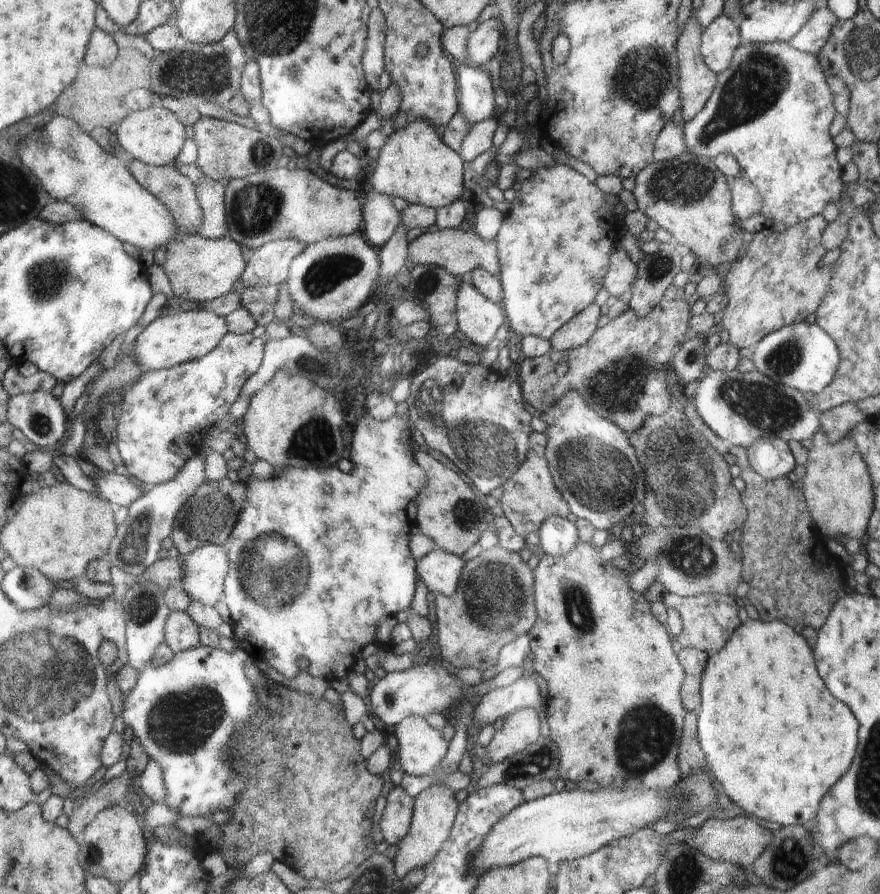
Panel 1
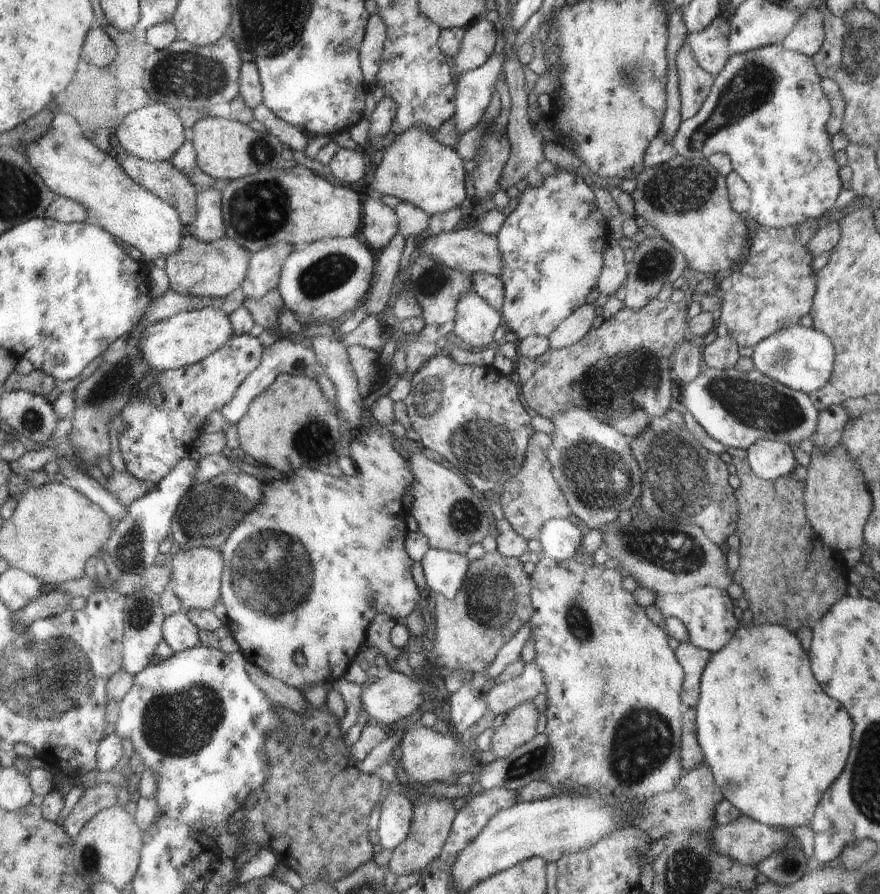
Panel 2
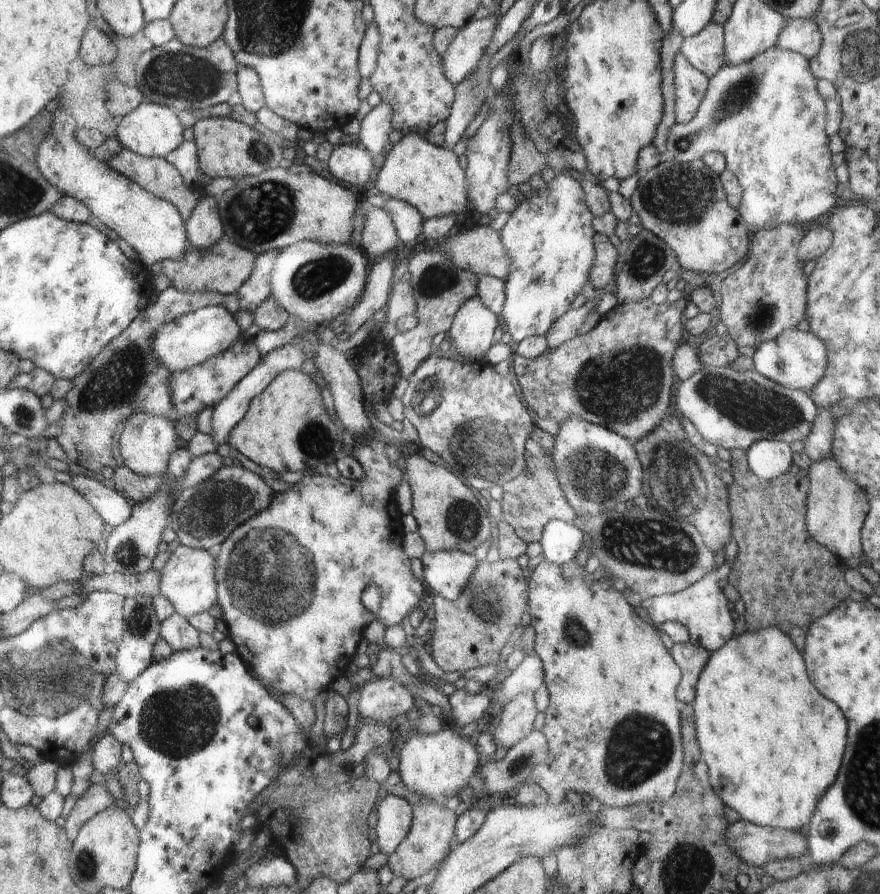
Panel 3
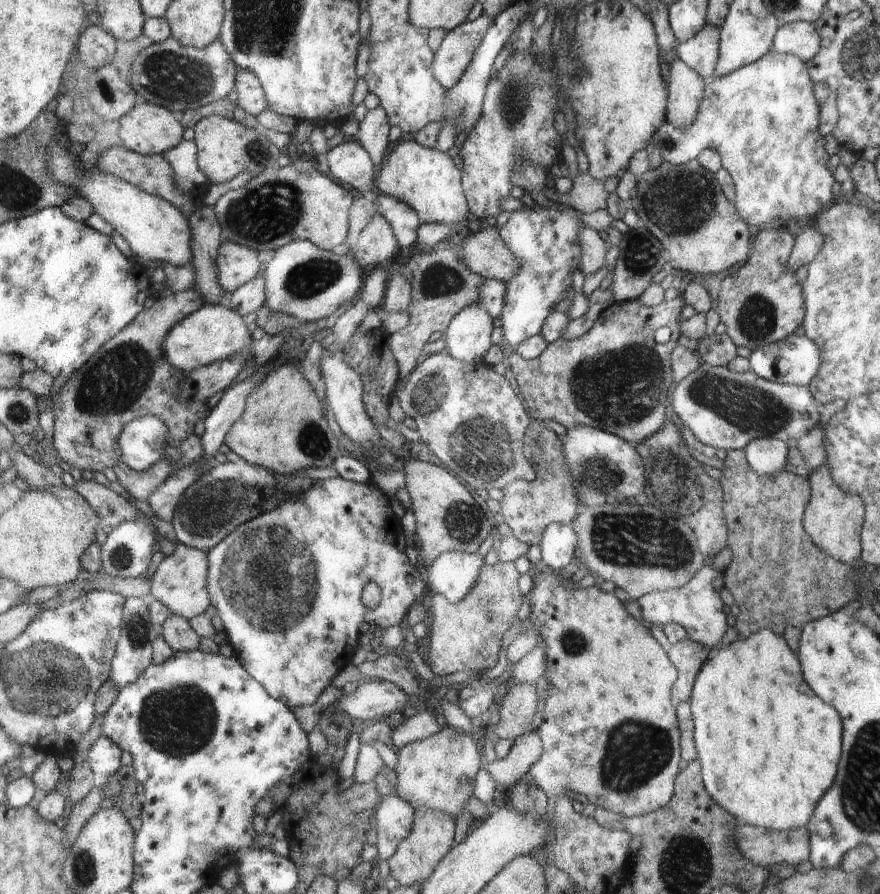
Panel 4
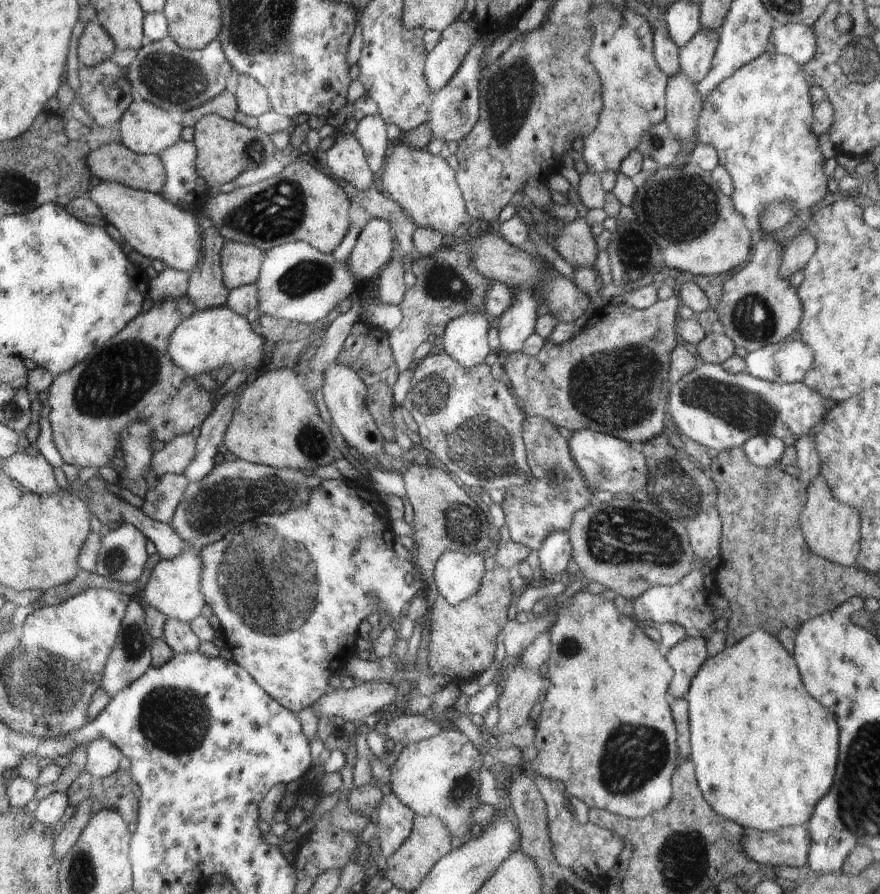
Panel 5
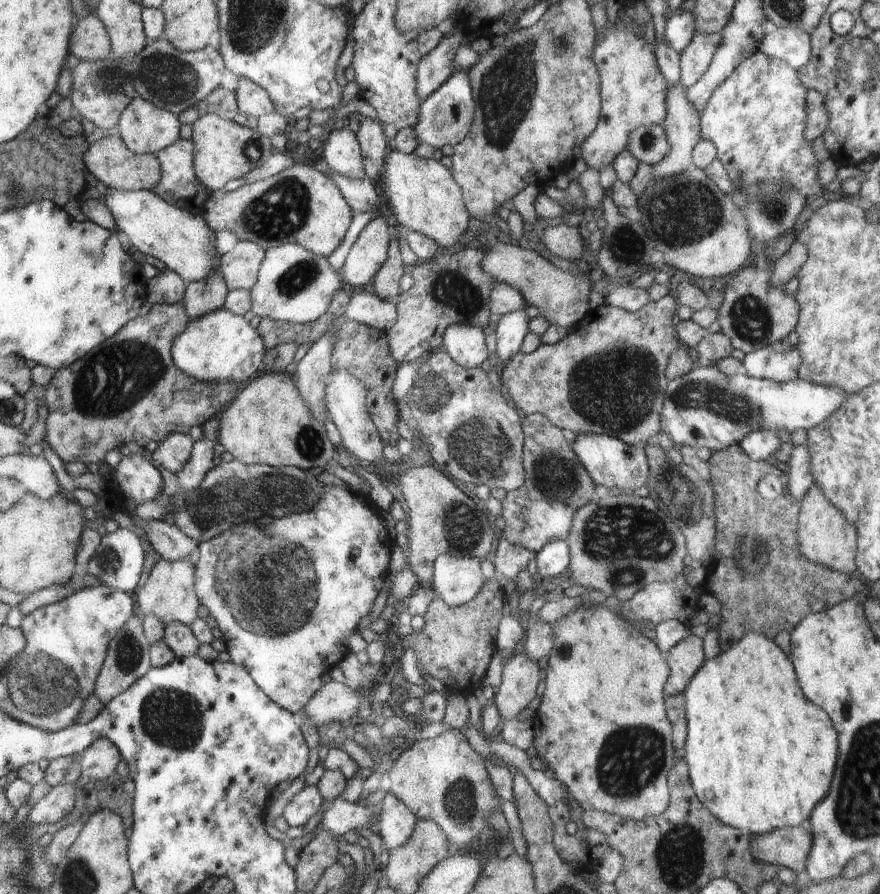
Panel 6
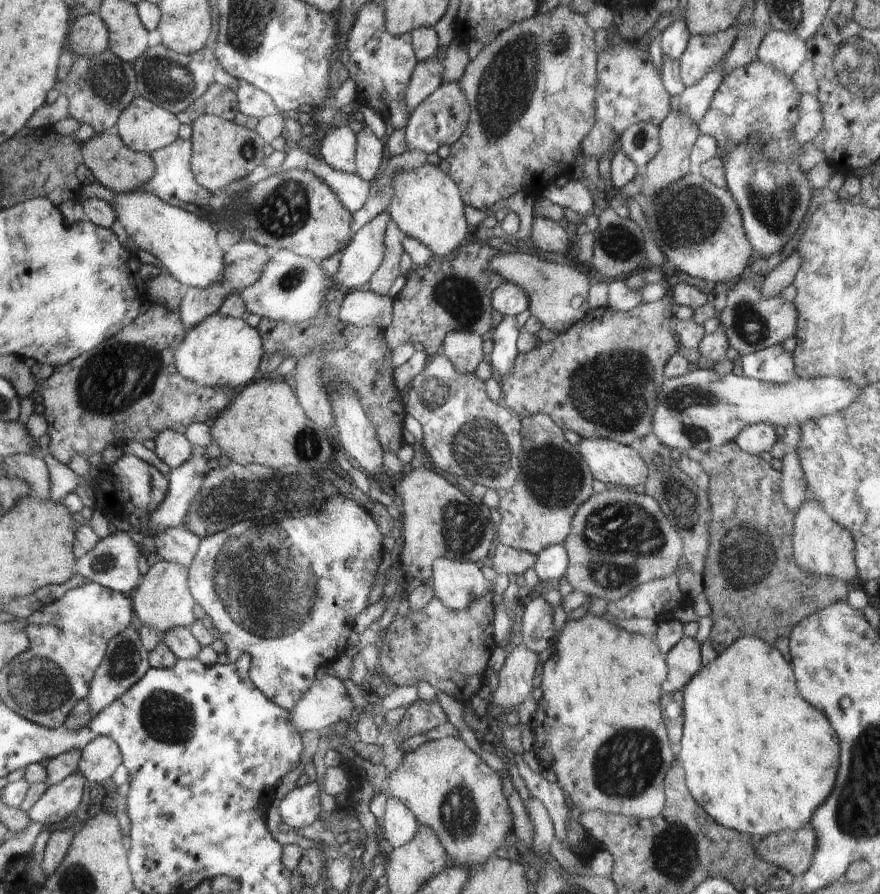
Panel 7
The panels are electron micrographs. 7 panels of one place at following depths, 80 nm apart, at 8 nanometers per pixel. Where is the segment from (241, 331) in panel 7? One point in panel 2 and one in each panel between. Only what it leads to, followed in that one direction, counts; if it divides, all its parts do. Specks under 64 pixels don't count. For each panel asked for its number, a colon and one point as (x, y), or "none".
2: (185, 339)
3: (191, 339)
4: (215, 332)
5: (212, 338)
6: (219, 346)

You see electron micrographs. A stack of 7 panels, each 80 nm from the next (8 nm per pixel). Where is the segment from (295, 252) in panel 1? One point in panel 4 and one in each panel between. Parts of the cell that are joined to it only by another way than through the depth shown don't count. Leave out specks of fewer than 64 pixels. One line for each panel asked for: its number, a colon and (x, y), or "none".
2: (267, 264)
3: (257, 288)
4: (250, 297)

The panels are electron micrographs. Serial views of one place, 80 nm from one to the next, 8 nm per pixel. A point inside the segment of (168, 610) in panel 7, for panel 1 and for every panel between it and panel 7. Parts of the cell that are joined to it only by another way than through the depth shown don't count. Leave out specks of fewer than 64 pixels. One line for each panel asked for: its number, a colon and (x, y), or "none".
1: (205, 569)
2: (197, 573)
3: (188, 579)
4: (180, 582)
5: (174, 588)
6: (169, 593)

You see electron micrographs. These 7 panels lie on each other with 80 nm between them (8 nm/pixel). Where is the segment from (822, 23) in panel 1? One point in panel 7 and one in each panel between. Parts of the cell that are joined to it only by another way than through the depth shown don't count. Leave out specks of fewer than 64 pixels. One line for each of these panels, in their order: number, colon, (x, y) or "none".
2: (807, 36)
3: (803, 36)
4: (800, 38)
5: (796, 40)
6: (793, 45)
7: (784, 51)

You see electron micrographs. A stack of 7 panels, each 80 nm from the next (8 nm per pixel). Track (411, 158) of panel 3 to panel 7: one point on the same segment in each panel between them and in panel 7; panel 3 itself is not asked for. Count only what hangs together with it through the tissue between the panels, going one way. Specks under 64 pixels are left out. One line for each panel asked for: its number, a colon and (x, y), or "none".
4: (426, 179)
5: (423, 184)
6: (424, 197)
7: (426, 204)

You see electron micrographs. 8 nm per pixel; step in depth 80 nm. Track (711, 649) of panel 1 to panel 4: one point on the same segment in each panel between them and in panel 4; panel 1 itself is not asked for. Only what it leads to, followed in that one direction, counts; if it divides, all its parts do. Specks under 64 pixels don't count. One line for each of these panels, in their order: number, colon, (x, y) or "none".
2: (708, 613)
3: (702, 608)
4: (697, 606)

